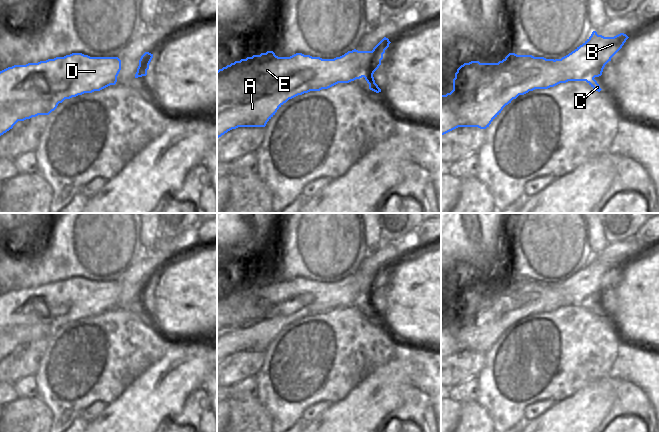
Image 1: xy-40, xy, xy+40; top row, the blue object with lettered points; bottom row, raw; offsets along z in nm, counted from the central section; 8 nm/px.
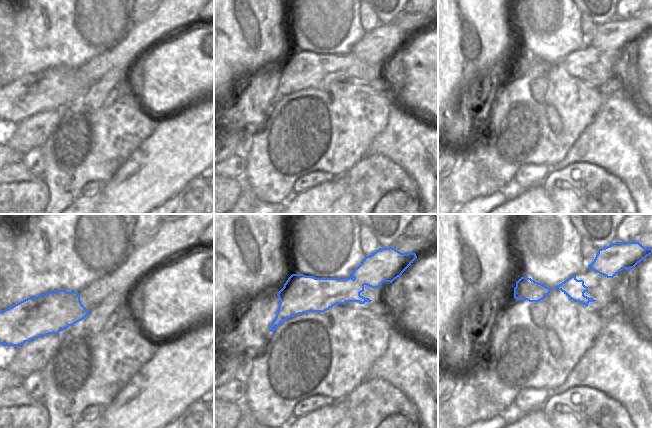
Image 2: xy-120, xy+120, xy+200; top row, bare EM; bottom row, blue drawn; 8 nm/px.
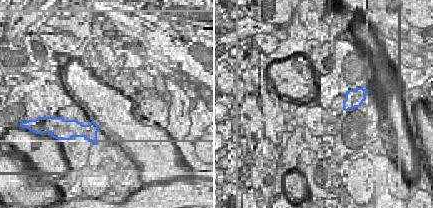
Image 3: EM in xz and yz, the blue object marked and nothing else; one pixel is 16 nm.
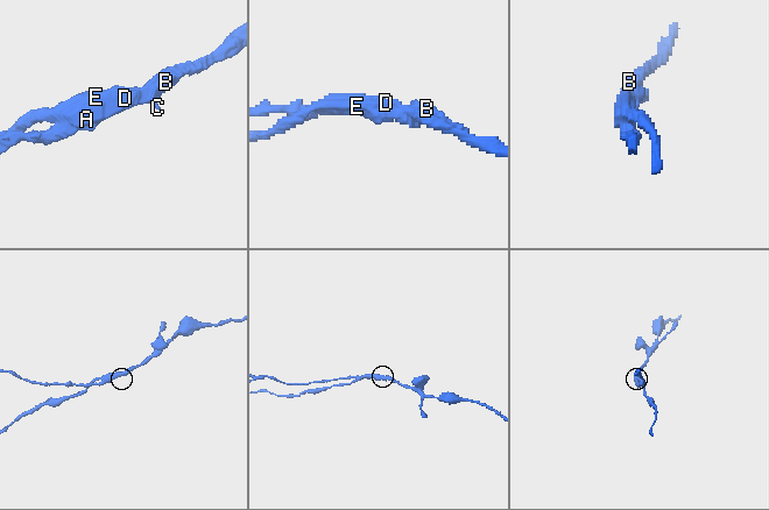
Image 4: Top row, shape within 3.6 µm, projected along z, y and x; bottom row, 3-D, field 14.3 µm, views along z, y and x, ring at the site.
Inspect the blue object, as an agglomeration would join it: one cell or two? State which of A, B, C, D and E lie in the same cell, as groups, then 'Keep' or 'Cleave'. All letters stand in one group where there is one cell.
Groups: A / B C D E. Cleave.

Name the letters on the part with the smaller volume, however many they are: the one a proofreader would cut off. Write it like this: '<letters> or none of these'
A

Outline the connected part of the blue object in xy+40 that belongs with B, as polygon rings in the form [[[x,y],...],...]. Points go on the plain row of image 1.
[[[593,255],[591,260],[574,275],[561,282],[560,292],[569,305],[586,305],[600,316],[595,301],[602,299],[605,289],[622,272],[629,261],[620,257],[614,261],[604,261]]]

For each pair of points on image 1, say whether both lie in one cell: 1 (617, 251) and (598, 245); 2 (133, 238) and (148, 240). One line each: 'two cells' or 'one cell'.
1: two cells
2: two cells

